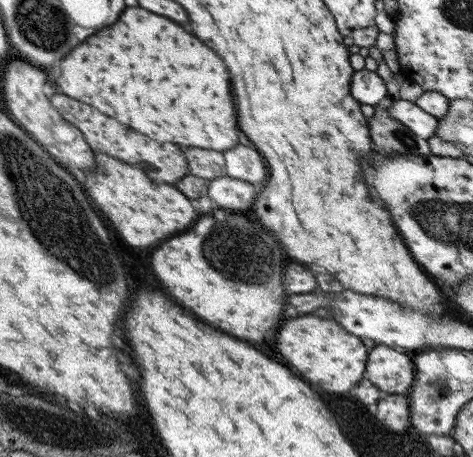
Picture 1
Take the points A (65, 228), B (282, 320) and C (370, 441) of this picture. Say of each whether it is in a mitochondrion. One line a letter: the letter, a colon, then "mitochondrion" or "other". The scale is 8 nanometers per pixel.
A: mitochondrion
B: other
C: other

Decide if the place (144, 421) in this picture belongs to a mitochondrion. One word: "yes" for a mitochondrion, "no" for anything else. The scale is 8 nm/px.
no

